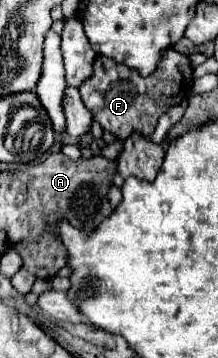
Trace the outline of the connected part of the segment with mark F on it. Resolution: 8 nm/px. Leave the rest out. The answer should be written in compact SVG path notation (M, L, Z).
M174 48L162 52L156 70L148 76L142 76L134 68L128 68L126 64L118 64L106 56L96 56L92 68L94 68L92 76L86 78L80 86L84 106L92 112L94 120L98 120L100 126L112 132L116 138L124 138L132 132L152 136L158 118L168 108L180 104L190 94L194 84L192 64L188 56L180 54Z

